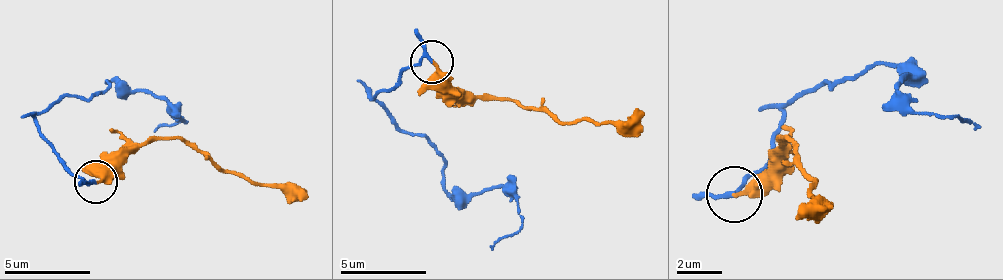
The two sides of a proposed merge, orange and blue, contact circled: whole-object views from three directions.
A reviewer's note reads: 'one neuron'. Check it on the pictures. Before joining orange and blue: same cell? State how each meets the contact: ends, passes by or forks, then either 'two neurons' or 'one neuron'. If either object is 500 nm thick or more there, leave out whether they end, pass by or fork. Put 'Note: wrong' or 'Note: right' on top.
Note: right
orange ends | blue passes by | one neuron

